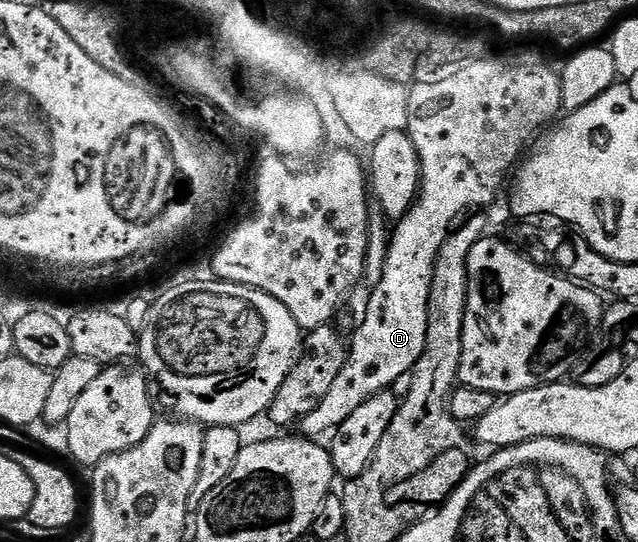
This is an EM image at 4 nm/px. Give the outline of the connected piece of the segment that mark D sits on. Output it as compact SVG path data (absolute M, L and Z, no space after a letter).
M514 54L511 58L491 56L461 63L445 72L447 74L434 74L423 82L415 81L409 87L405 131L412 144L416 144L416 156L420 156L422 179L418 182L418 197L410 211L397 219L395 226L398 227L395 230L393 227L389 235L384 276L380 276L380 284L376 284L376 292L372 292L372 300L368 300L368 312L364 312L361 322L353 327L354 339L349 339L346 363L344 368L340 368L340 376L336 376L332 388L328 388L328 396L324 396L324 400L320 400L320 404L302 418L301 433L311 440L321 439L321 434L329 435L337 430L348 416L352 416L352 412L356 412L356 408L360 408L360 404L364 404L364 400L372 400L372 396L389 391L393 382L400 381L402 377L403 381L413 371L420 356L424 356L428 340L432 272L436 256L440 256L440 248L444 248L444 240L448 240L450 233L467 215L482 212L485 206L497 200L506 177L508 182L528 147L559 117L562 110L559 71L542 62L538 54Z

